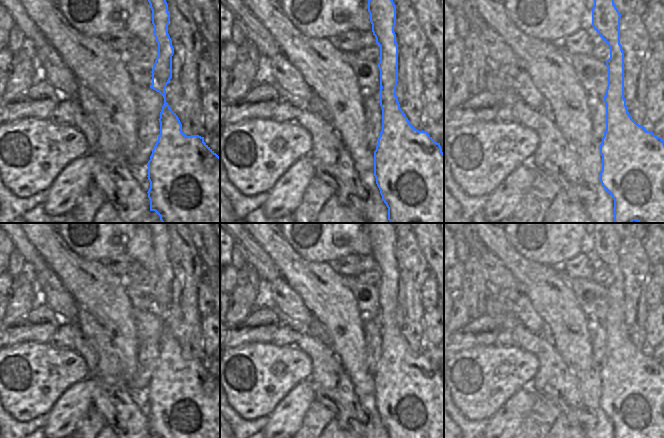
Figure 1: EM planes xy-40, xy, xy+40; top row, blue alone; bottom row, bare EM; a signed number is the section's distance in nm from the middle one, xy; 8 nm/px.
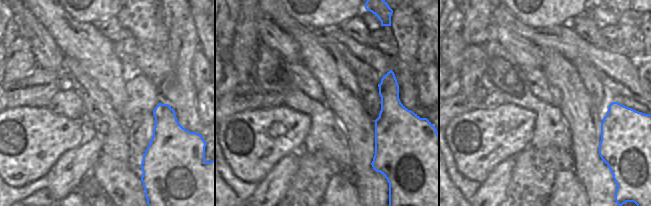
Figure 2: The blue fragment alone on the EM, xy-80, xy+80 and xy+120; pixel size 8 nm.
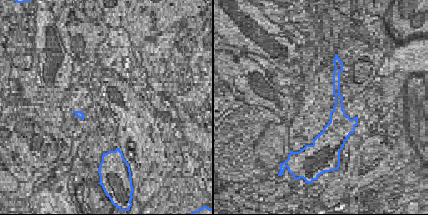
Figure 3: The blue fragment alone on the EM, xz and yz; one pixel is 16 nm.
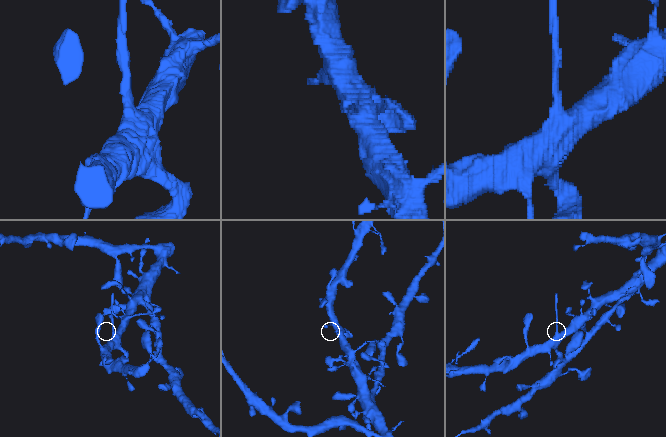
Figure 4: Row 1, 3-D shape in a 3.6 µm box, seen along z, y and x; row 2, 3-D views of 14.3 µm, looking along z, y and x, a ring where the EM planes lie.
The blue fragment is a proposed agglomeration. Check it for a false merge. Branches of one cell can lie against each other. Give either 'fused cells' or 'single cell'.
fused cells

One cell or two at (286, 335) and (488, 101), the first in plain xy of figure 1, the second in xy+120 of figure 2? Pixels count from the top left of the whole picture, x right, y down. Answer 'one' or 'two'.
one

